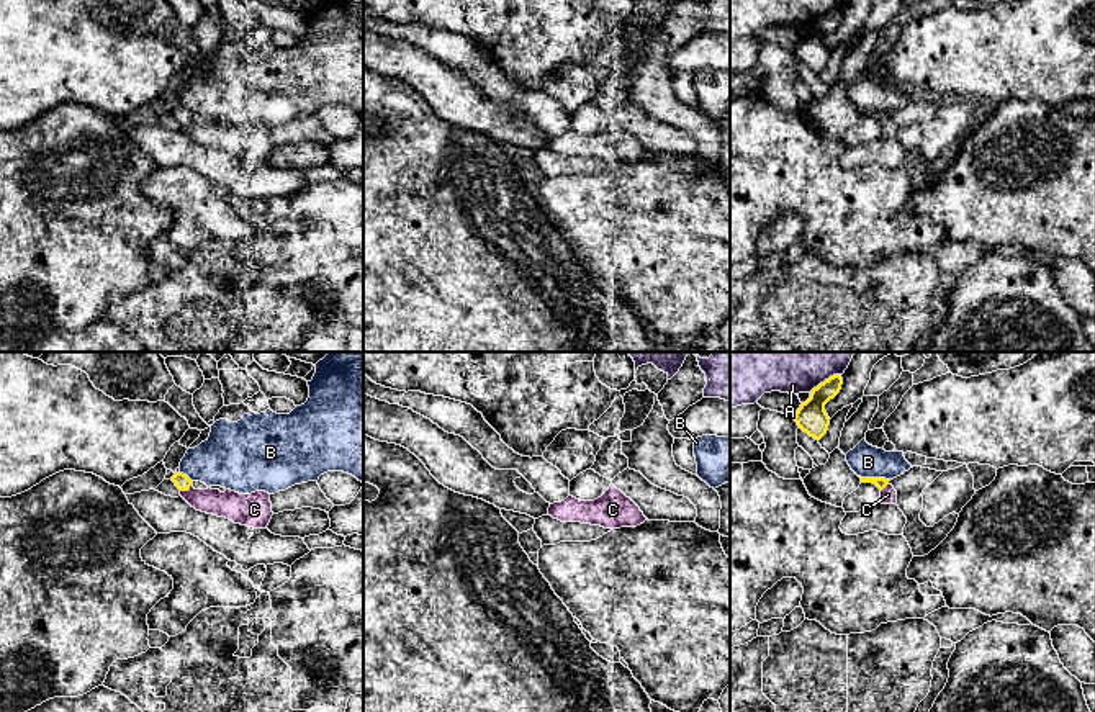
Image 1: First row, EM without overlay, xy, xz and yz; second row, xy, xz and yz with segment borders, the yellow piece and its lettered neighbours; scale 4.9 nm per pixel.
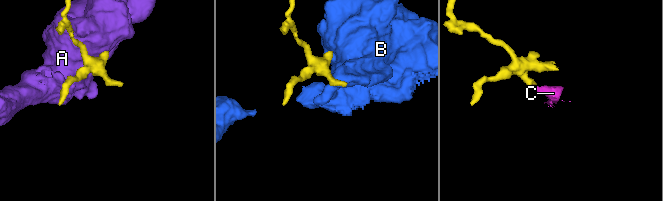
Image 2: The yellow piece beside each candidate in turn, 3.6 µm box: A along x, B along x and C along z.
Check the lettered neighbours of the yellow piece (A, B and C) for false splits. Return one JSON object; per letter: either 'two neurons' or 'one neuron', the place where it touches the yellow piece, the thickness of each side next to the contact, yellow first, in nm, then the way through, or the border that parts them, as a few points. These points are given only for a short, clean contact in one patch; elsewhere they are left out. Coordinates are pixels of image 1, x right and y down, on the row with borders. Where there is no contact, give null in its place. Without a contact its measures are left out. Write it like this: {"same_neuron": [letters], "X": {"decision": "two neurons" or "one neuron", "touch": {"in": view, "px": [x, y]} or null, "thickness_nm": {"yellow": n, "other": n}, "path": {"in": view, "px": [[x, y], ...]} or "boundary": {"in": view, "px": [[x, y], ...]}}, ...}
{"same_neuron": ["C"], "A": {"decision": "two neurons", "touch": {"in": "yz", "px": [825, 380]}, "thickness_nm": {"yellow": 150, "other": 400}}, "B": {"decision": "two neurons", "touch": {"in": "yz", "px": [874, 478]}, "thickness_nm": {"yellow": 60, "other": 160}, "boundary": {"in": "yz", "px": [[860, 475], [889, 480]]}}, "C": {"decision": "one neuron", "touch": {"in": "xy", "px": [185, 490]}, "thickness_nm": {"yellow": 80, "other": 140}, "path": {"in": "xy", "px": [[182, 482], [185, 490], [195, 498], [229, 504]]}}}

